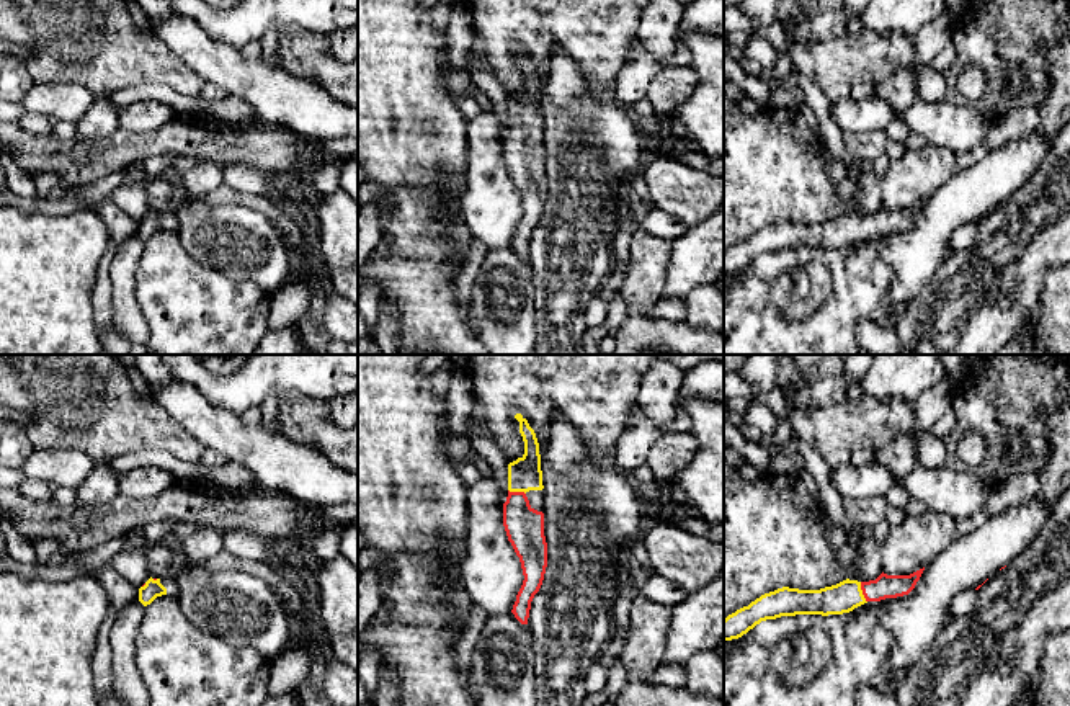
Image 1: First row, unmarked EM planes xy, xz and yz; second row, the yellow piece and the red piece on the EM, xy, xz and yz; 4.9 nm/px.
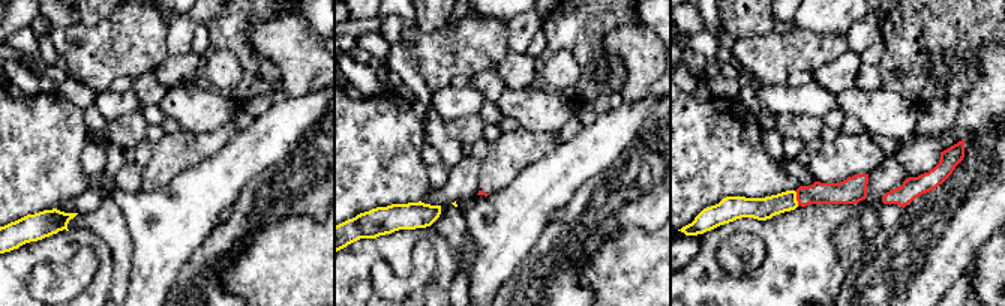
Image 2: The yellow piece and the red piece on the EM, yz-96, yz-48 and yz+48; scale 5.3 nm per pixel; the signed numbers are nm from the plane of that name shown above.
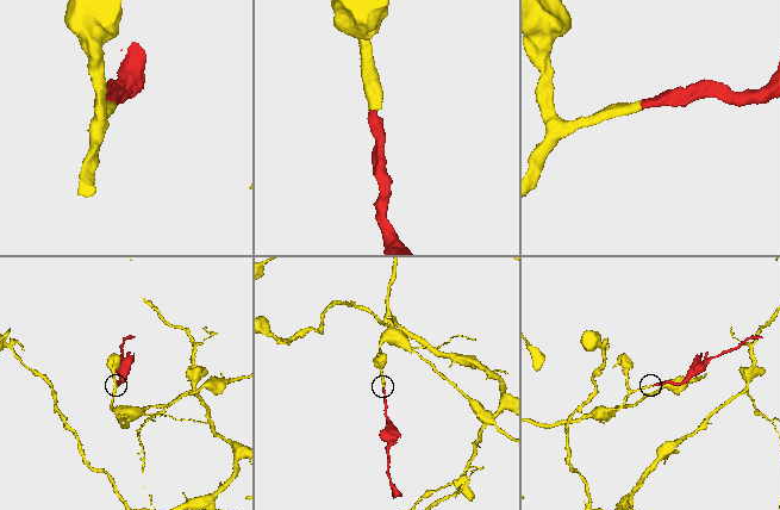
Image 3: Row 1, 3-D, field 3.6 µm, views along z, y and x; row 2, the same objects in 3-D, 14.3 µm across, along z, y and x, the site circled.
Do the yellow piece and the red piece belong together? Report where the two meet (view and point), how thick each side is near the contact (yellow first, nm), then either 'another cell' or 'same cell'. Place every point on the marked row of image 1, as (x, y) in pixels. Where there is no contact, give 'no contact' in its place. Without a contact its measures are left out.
meets yellow in yz at (861, 592); 150 nm thick on the yellow side, 110 nm on the other; same cell

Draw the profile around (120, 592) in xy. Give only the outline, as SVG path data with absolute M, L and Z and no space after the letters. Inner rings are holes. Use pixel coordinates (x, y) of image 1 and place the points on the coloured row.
M105 565L96 579L116 611L139 600L139 588L127 582L116 569Z

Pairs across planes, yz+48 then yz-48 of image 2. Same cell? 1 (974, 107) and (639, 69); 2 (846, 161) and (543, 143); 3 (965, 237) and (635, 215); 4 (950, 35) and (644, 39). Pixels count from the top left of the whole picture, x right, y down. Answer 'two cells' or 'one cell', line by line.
1: one cell
2: one cell
3: one cell
4: two cells

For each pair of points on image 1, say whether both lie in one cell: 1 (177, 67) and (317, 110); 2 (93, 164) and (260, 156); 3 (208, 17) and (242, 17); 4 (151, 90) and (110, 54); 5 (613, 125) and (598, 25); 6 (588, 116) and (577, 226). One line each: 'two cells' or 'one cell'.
1: two cells
2: one cell
3: one cell
4: two cells
5: two cells
6: one cell

